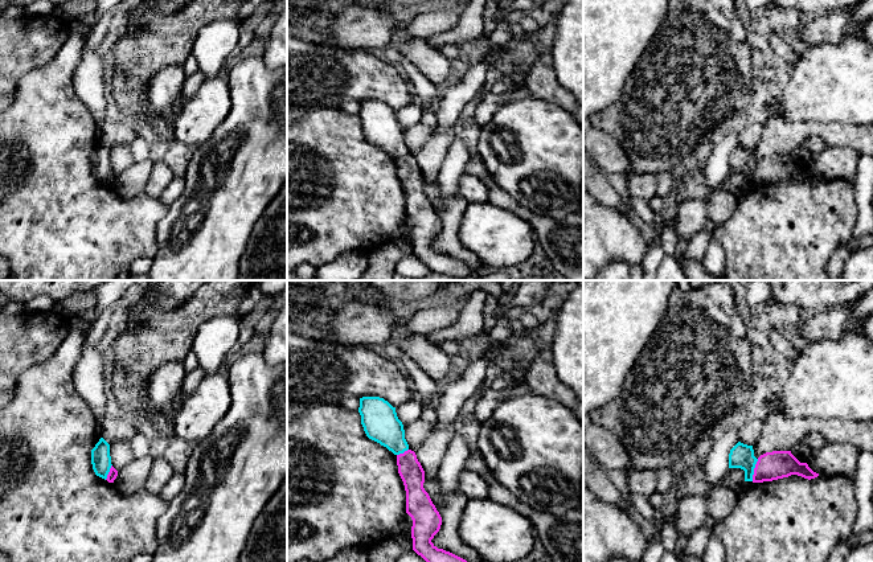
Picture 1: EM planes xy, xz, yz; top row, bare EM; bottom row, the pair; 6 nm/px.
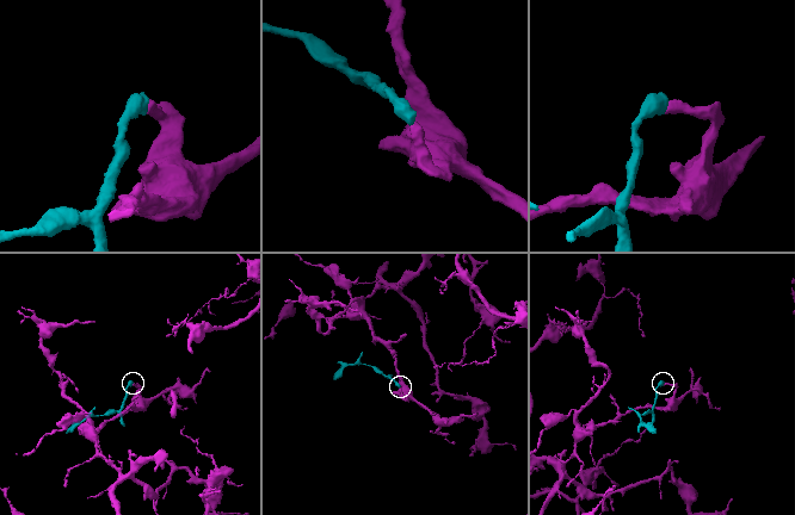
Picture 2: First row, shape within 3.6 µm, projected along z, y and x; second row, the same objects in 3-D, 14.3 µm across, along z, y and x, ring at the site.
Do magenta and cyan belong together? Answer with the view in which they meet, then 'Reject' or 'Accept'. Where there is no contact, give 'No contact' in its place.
Touches magenta in yz. Reject

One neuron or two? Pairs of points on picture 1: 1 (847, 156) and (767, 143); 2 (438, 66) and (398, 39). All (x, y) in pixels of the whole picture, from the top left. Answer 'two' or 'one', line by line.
1: two
2: one

